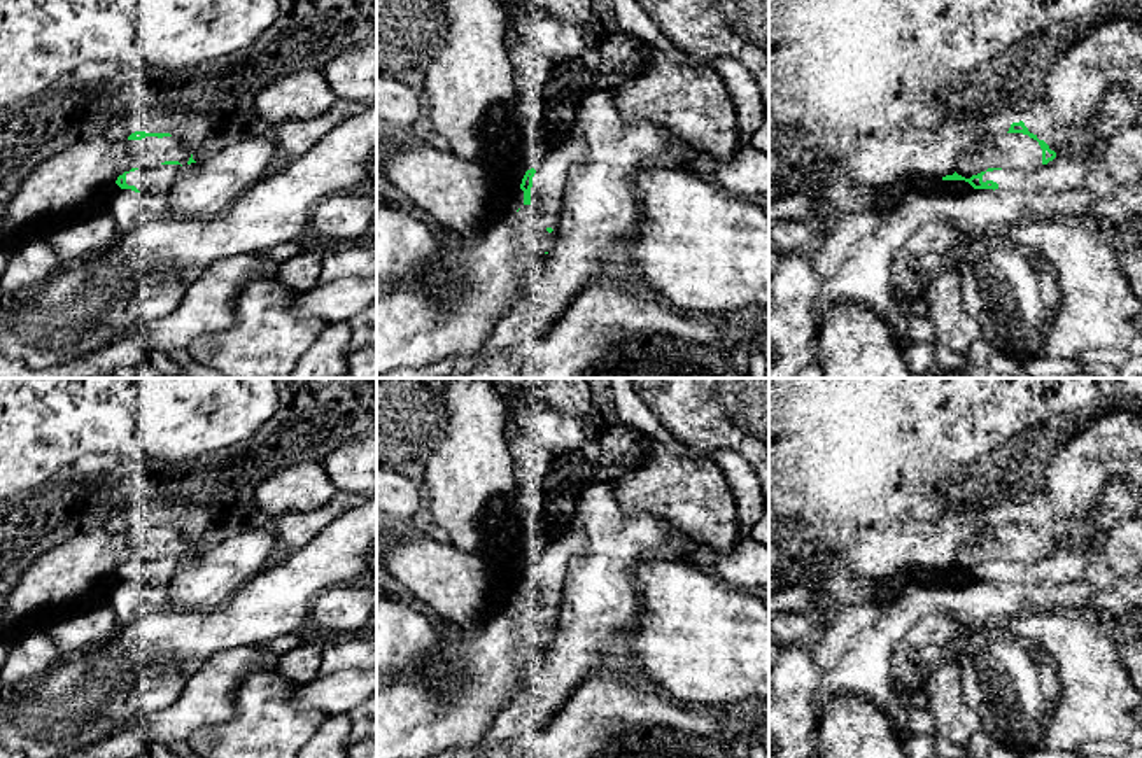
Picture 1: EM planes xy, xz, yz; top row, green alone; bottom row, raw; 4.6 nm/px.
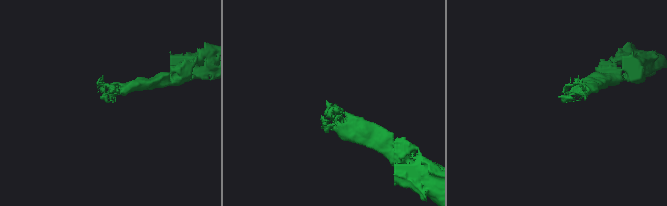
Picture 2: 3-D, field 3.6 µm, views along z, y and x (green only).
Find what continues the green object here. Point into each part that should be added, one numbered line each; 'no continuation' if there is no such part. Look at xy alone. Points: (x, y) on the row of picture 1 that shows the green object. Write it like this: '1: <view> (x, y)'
1: xy (72, 177)

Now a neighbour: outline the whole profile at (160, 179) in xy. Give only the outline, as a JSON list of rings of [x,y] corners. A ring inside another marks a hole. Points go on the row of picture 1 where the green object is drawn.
[[[180,165],[144,166],[126,173],[126,184],[135,186],[144,194],[166,196],[180,168]]]

